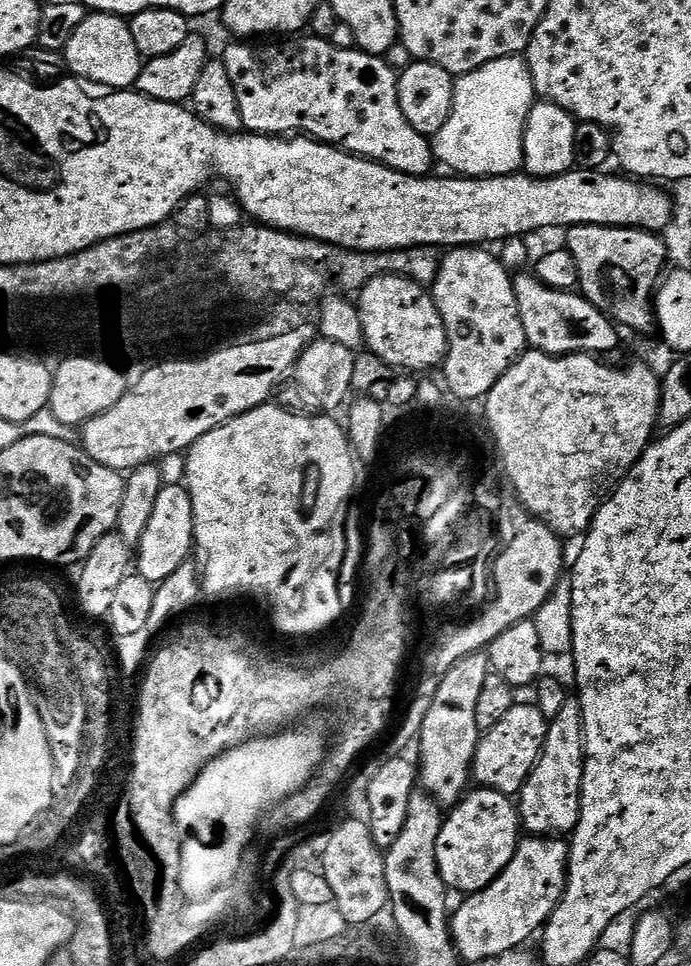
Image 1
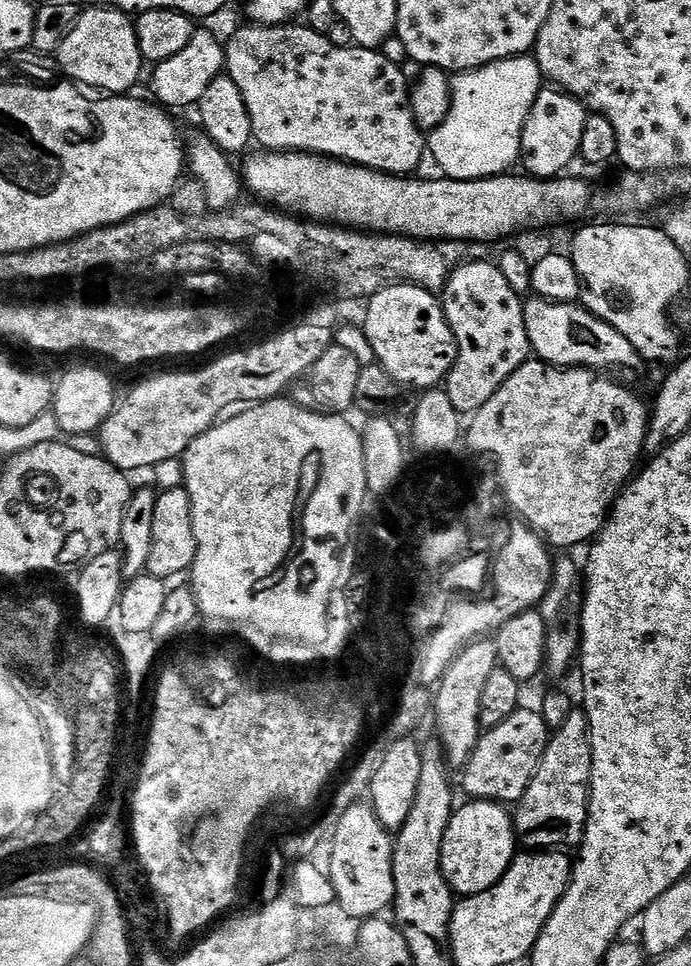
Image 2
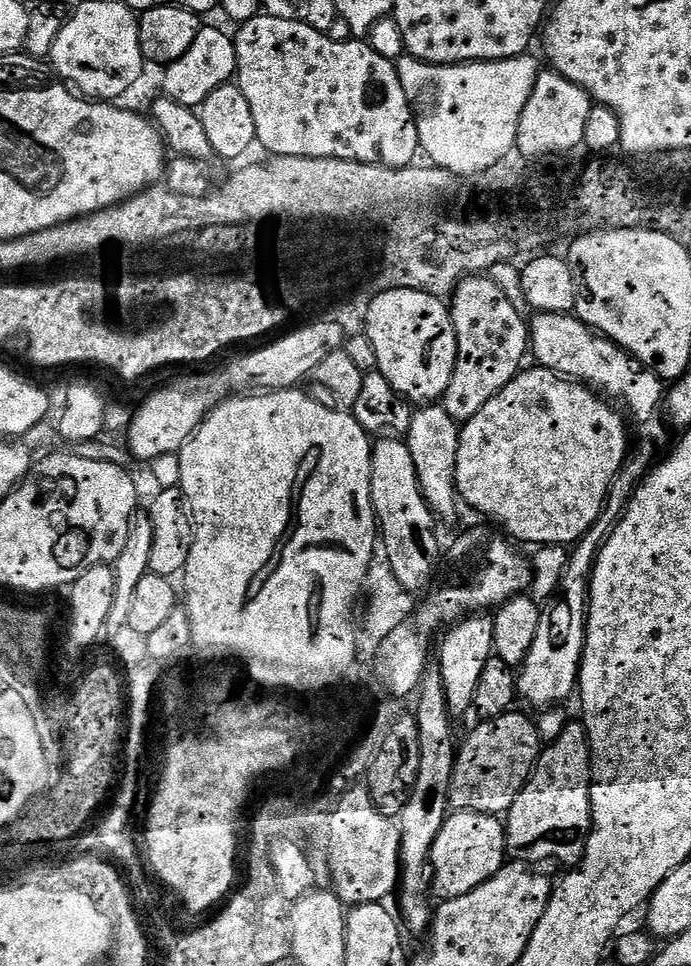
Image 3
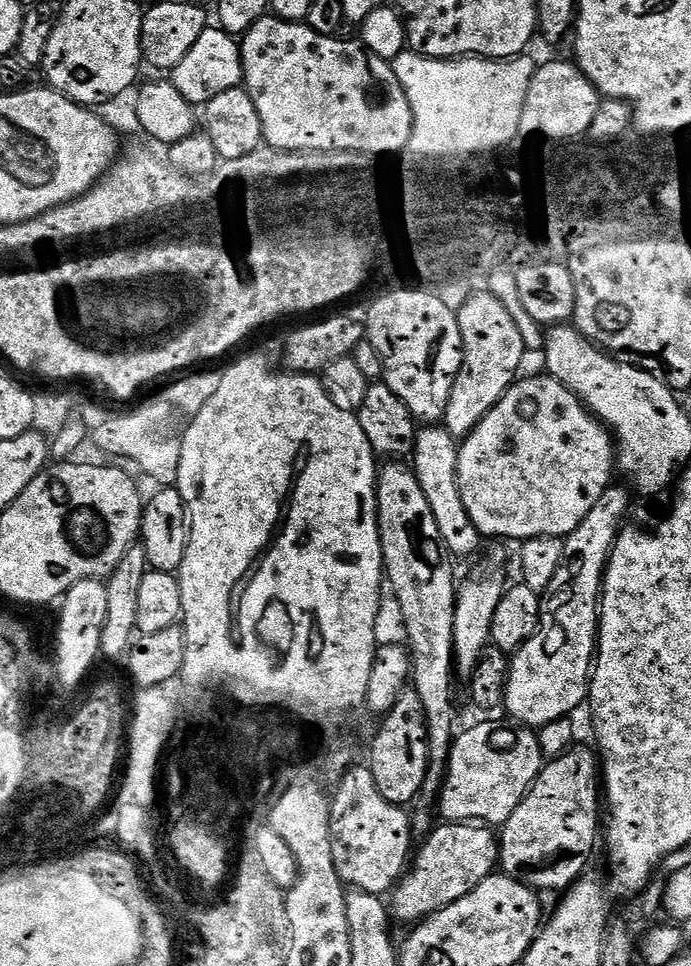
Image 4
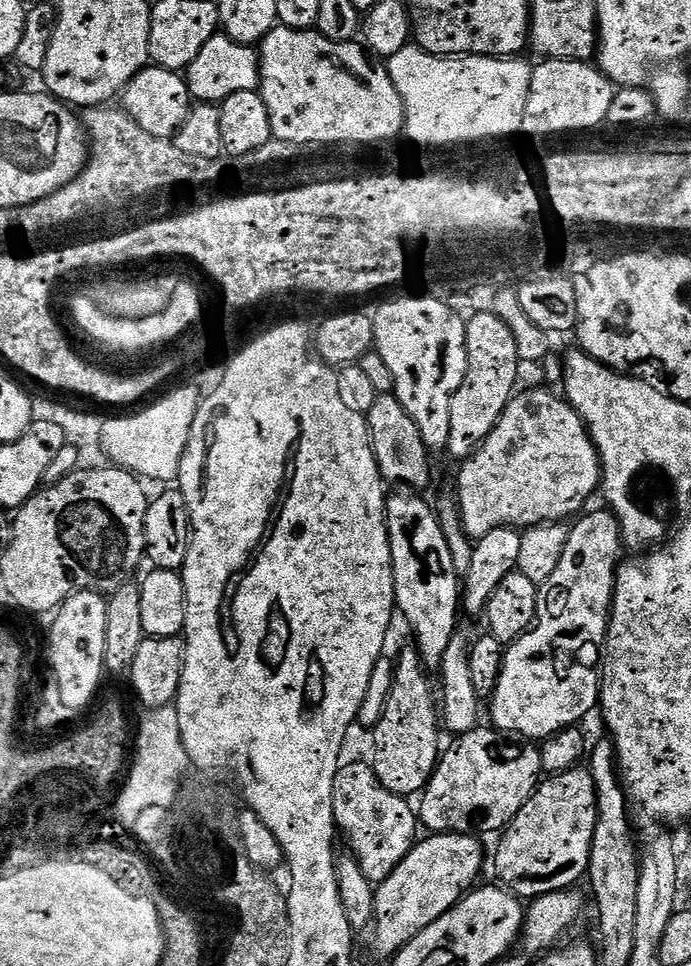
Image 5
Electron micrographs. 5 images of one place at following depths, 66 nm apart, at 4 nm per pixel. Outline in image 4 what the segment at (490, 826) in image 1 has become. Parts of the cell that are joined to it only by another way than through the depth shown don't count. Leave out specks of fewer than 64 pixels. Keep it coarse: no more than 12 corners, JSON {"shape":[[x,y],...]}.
{"shape":[[491,827],[431,829],[391,893],[395,919],[419,922],[497,871]]}

